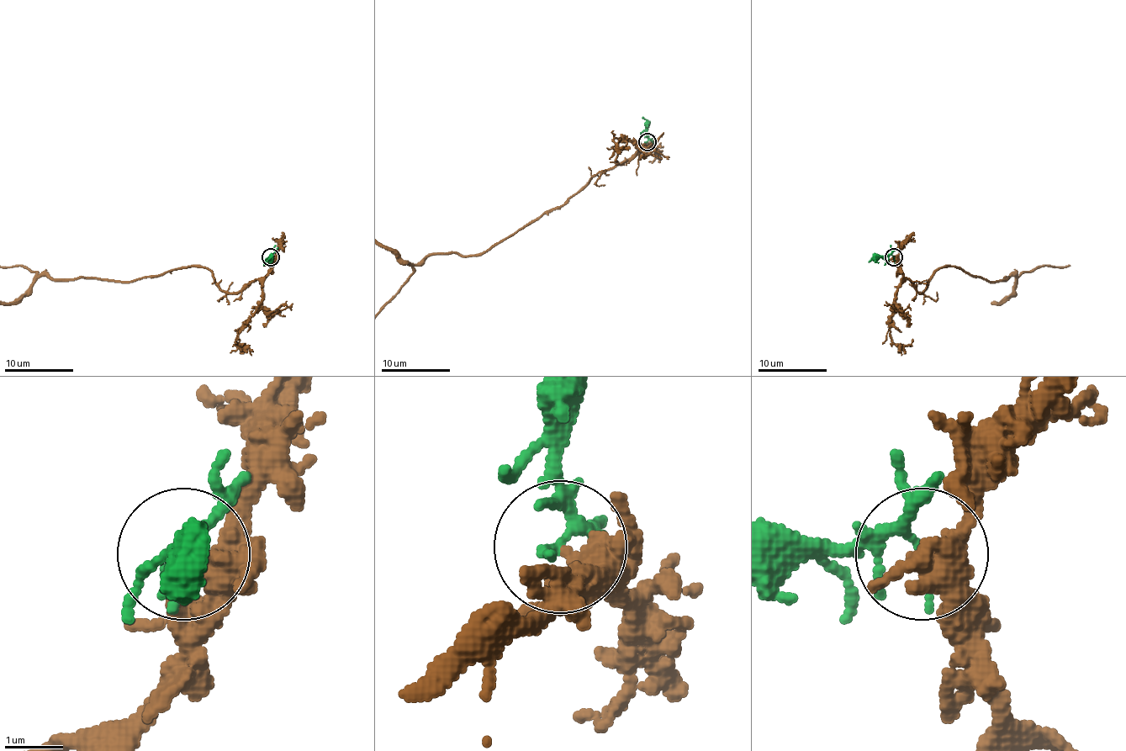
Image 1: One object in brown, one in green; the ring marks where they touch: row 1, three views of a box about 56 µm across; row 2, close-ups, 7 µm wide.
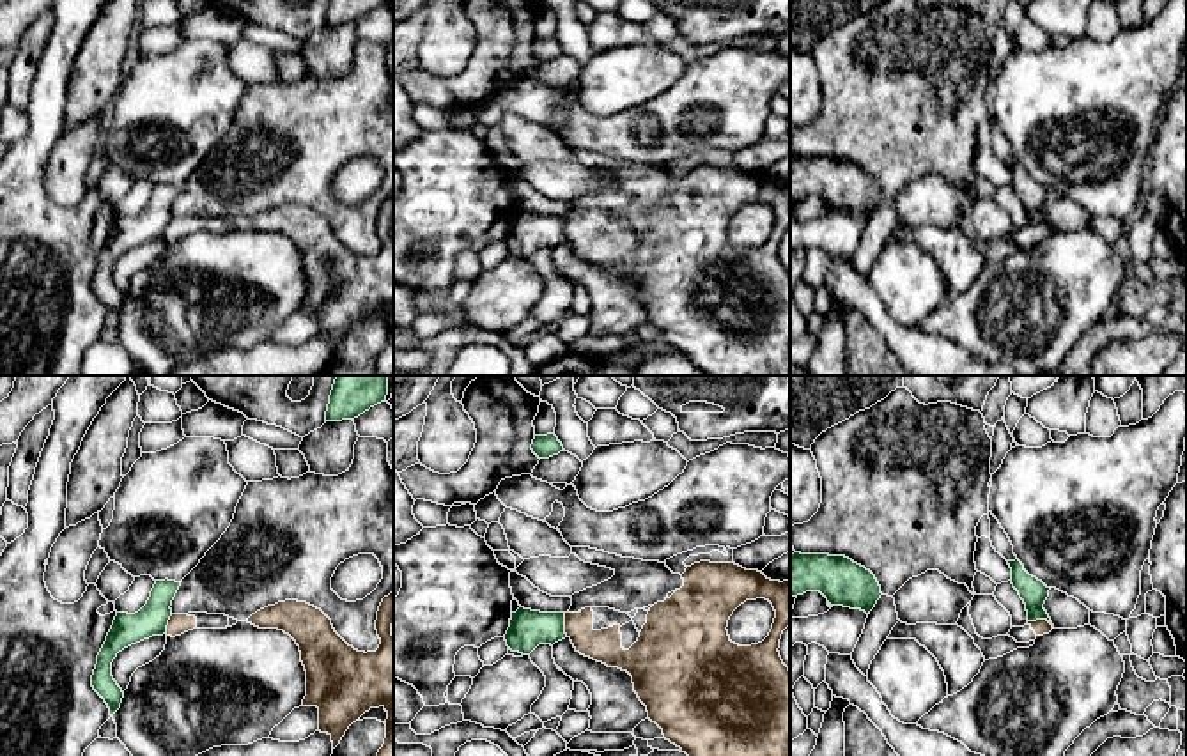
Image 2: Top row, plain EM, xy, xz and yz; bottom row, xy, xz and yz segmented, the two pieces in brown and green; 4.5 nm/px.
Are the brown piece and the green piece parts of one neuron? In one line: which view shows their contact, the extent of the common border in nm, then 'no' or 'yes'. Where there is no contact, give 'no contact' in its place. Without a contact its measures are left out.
contact in yz; length 120 nm; no

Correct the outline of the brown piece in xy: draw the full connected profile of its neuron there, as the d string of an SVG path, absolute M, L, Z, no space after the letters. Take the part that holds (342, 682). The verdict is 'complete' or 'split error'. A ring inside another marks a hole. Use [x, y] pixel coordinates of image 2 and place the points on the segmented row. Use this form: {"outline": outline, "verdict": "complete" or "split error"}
{"outline": "M393 593L383 598L377 611L376 630L381 644L376 652L367 653L349 646L335 632L331 620L306 602L278 602L257 611L246 621L259 629L283 630L296 641L306 671L306 696L301 706L319 708L317 731L331 737L333 749L340 744L353 722L370 708L383 706L388 712L386 738L377 756L393 756Z", "verdict": "complete"}

